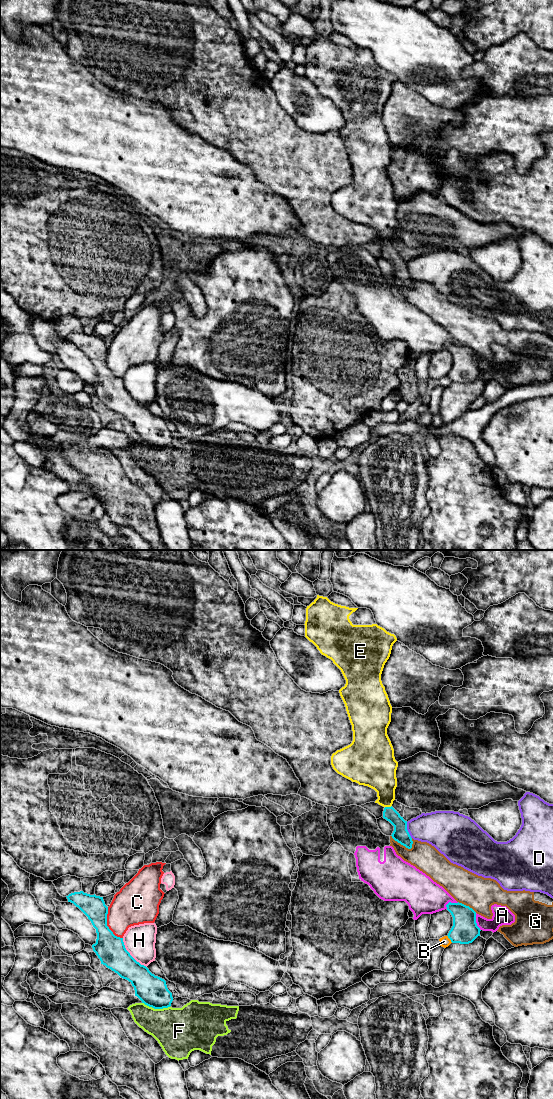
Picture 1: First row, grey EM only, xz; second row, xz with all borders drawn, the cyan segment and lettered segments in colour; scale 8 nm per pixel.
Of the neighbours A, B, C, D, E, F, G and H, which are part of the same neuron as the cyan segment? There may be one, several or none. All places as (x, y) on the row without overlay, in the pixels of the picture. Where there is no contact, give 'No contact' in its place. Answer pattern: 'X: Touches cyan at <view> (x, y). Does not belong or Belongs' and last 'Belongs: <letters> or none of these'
A: Touches cyan at xz (475, 362). Does not belong
B: Touches cyan at xz (449, 378). Does not belong
C: Touches cyan at xz (106, 365). Does not belong
D: Touches cyan at xz (407, 270). Does not belong
E: Touches cyan at xz (388, 247). Belongs
F: Touches cyan at xz (156, 448). Does not belong
G: Touches cyan at xz (401, 284). Does not belong
H: Touches cyan at xz (129, 394). Does not belong
Belongs: E

